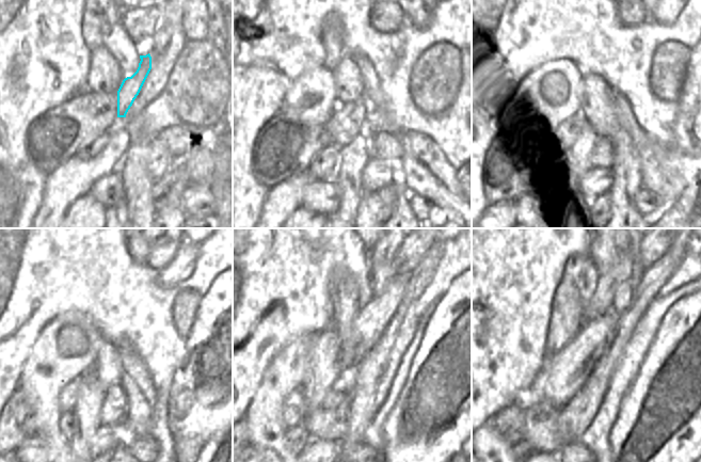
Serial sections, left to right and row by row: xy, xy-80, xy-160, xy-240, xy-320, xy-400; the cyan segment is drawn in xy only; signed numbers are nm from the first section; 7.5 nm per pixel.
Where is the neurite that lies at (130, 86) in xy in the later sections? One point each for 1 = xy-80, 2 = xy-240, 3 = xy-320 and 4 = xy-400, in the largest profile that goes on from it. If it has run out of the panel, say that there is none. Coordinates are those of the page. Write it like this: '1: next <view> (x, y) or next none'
1: next xy-80 (346, 123)
2: next xy-240 (68, 396)
3: next xy-320 (295, 408)
4: next xy-400 (509, 421)

